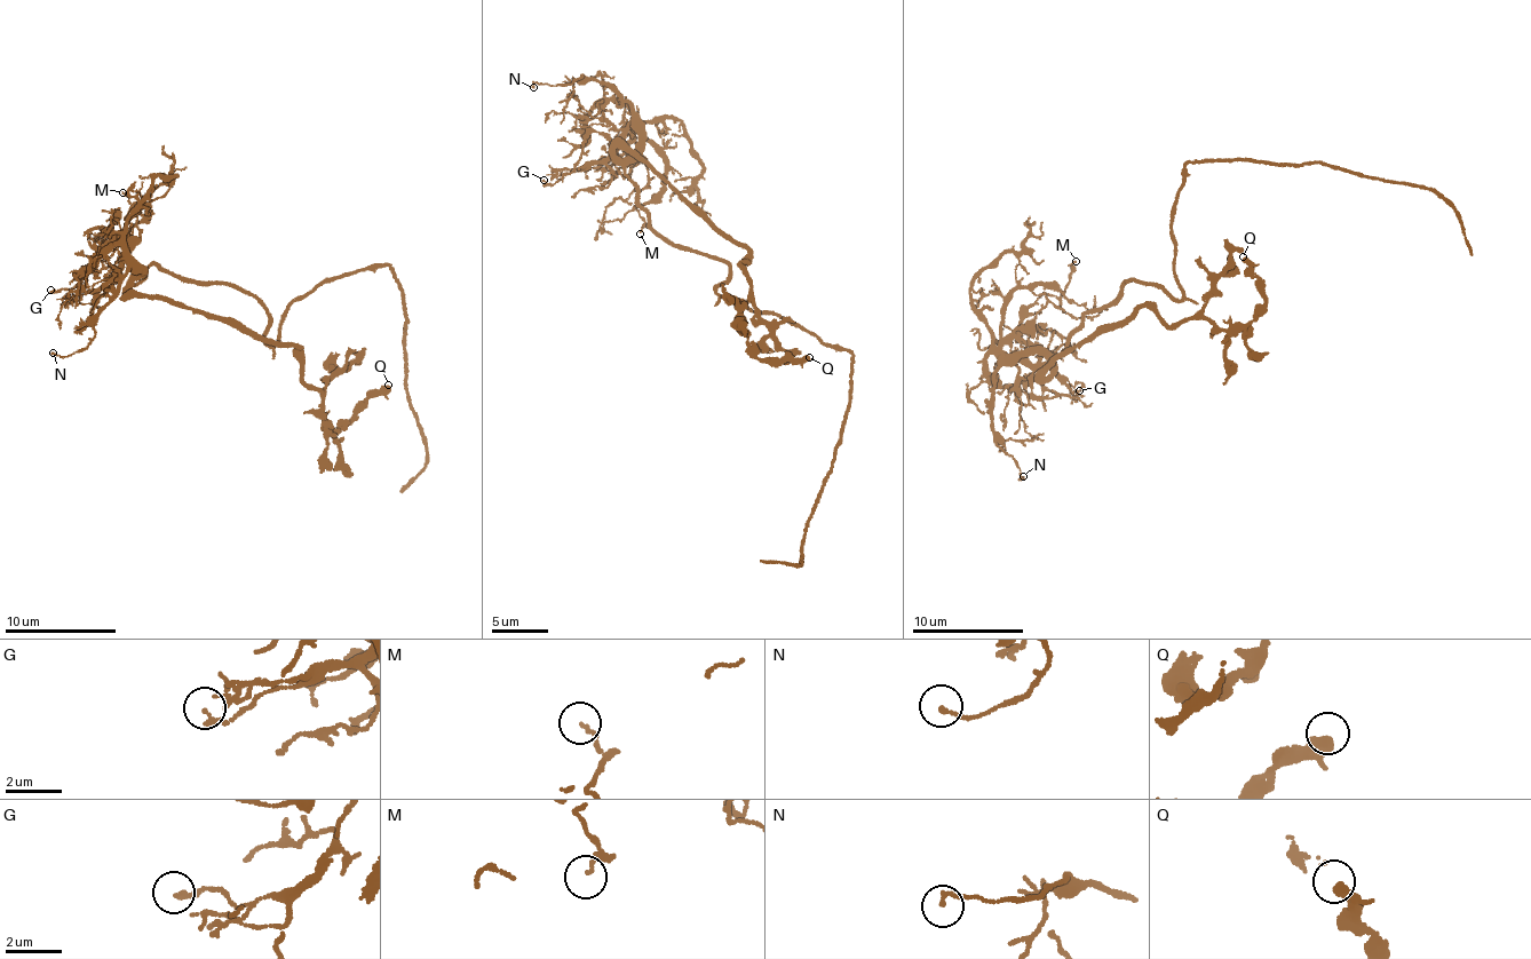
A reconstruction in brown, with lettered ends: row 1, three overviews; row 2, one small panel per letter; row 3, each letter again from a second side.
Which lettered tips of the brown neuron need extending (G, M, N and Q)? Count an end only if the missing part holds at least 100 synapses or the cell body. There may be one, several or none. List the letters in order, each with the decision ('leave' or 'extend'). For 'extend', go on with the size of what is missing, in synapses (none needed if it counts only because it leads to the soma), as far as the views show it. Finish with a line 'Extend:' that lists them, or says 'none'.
G: leave
M: leave
N: leave
Q: leave
Extend: none

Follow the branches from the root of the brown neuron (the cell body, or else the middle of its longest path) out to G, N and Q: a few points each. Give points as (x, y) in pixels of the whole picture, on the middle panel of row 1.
G: (715, 260), (682, 250), (649, 224), (626, 171), (639, 137), (633, 124), (603, 159), (555, 184), (544, 180)
N: (715, 260), (682, 250), (649, 224), (626, 171), (637, 139), (637, 118), (612, 86), (582, 76), (533, 87)
Q: (715, 260), (649, 224), (618, 147), (747, 251), (750, 348), (777, 363), (809, 357)

